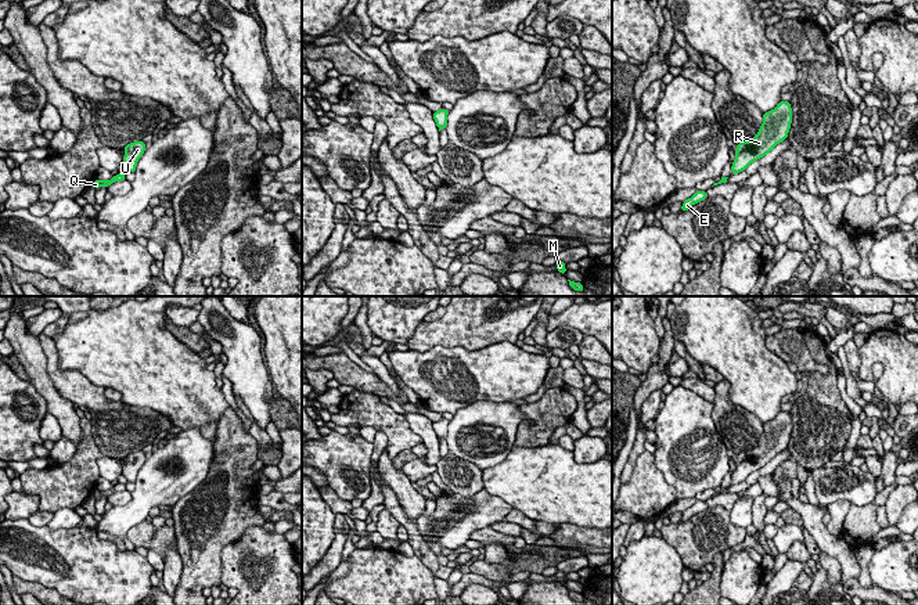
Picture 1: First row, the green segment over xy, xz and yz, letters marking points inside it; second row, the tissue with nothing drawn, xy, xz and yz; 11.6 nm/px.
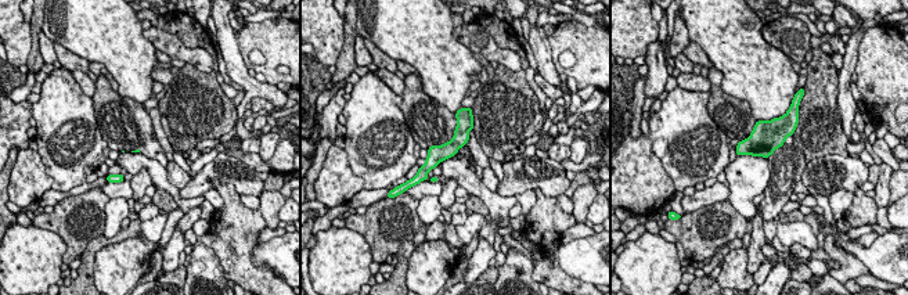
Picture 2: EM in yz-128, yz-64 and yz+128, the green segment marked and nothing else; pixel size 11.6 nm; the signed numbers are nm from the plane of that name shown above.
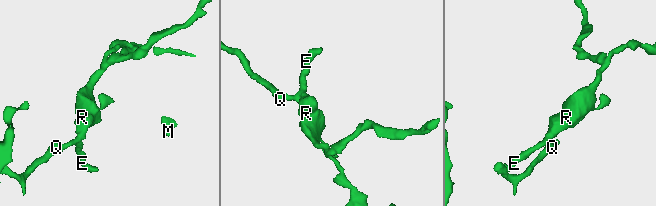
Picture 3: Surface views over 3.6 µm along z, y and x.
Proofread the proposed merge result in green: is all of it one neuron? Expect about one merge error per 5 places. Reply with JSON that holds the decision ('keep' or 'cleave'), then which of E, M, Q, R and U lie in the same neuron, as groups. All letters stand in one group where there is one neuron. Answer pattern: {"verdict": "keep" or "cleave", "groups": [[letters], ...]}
{"verdict": "keep", "groups": [["E", "M", "Q", "R", "U"]]}

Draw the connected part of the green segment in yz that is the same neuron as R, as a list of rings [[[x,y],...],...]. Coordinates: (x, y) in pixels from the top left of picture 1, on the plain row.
[[[781,411],[774,419],[763,424],[763,435],[760,436],[757,446],[737,454],[731,485],[744,482],[750,473],[763,468],[773,461],[777,454],[786,450],[791,433],[792,418],[789,411]]]

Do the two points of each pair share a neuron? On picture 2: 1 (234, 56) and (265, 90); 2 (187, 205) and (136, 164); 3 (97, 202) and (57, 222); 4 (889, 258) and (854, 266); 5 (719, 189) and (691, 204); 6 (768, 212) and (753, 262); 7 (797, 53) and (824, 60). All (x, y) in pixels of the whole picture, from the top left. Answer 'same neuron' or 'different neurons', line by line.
1: same neuron
2: same neuron
3: same neuron
4: different neurons
5: same neuron
6: different neurons
7: different neurons

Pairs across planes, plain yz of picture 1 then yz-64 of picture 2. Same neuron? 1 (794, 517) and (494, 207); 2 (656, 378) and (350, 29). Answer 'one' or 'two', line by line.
1: two
2: one

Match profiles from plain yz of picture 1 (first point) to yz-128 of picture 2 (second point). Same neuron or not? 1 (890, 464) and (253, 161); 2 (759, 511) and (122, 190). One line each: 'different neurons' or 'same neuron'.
1: different neurons
2: different neurons

